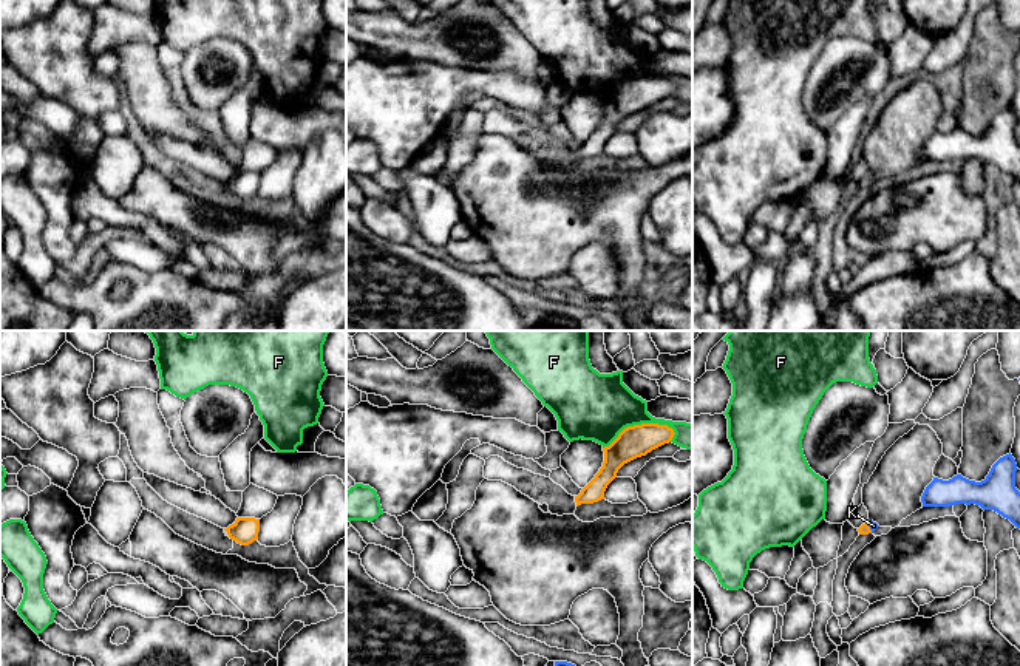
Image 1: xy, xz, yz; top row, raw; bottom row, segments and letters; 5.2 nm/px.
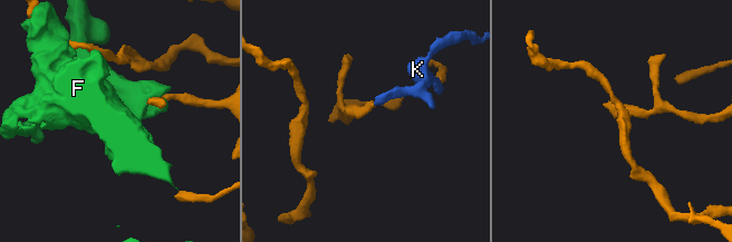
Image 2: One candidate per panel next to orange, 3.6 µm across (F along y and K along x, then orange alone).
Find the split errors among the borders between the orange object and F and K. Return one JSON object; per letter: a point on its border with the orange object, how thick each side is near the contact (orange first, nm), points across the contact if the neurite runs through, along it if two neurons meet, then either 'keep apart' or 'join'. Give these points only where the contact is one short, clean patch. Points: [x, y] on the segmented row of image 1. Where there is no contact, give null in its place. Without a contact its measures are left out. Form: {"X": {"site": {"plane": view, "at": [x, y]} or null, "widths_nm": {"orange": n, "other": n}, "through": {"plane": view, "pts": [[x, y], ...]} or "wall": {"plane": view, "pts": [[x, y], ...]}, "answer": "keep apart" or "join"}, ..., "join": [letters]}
{"F": {"site": {"plane": "xz", "at": [639, 425]}, "widths_nm": {"orange": 170, "other": 360}, "answer": "keep apart"}, "K": {"site": {"plane": "yz", "at": [869, 527]}, "widths_nm": {"orange": 60, "other": 50}, "through": {"plane": "yz", "pts": [[864, 529], [869, 527], [873, 526]]}, "answer": "join"}, "join": ["K"]}

